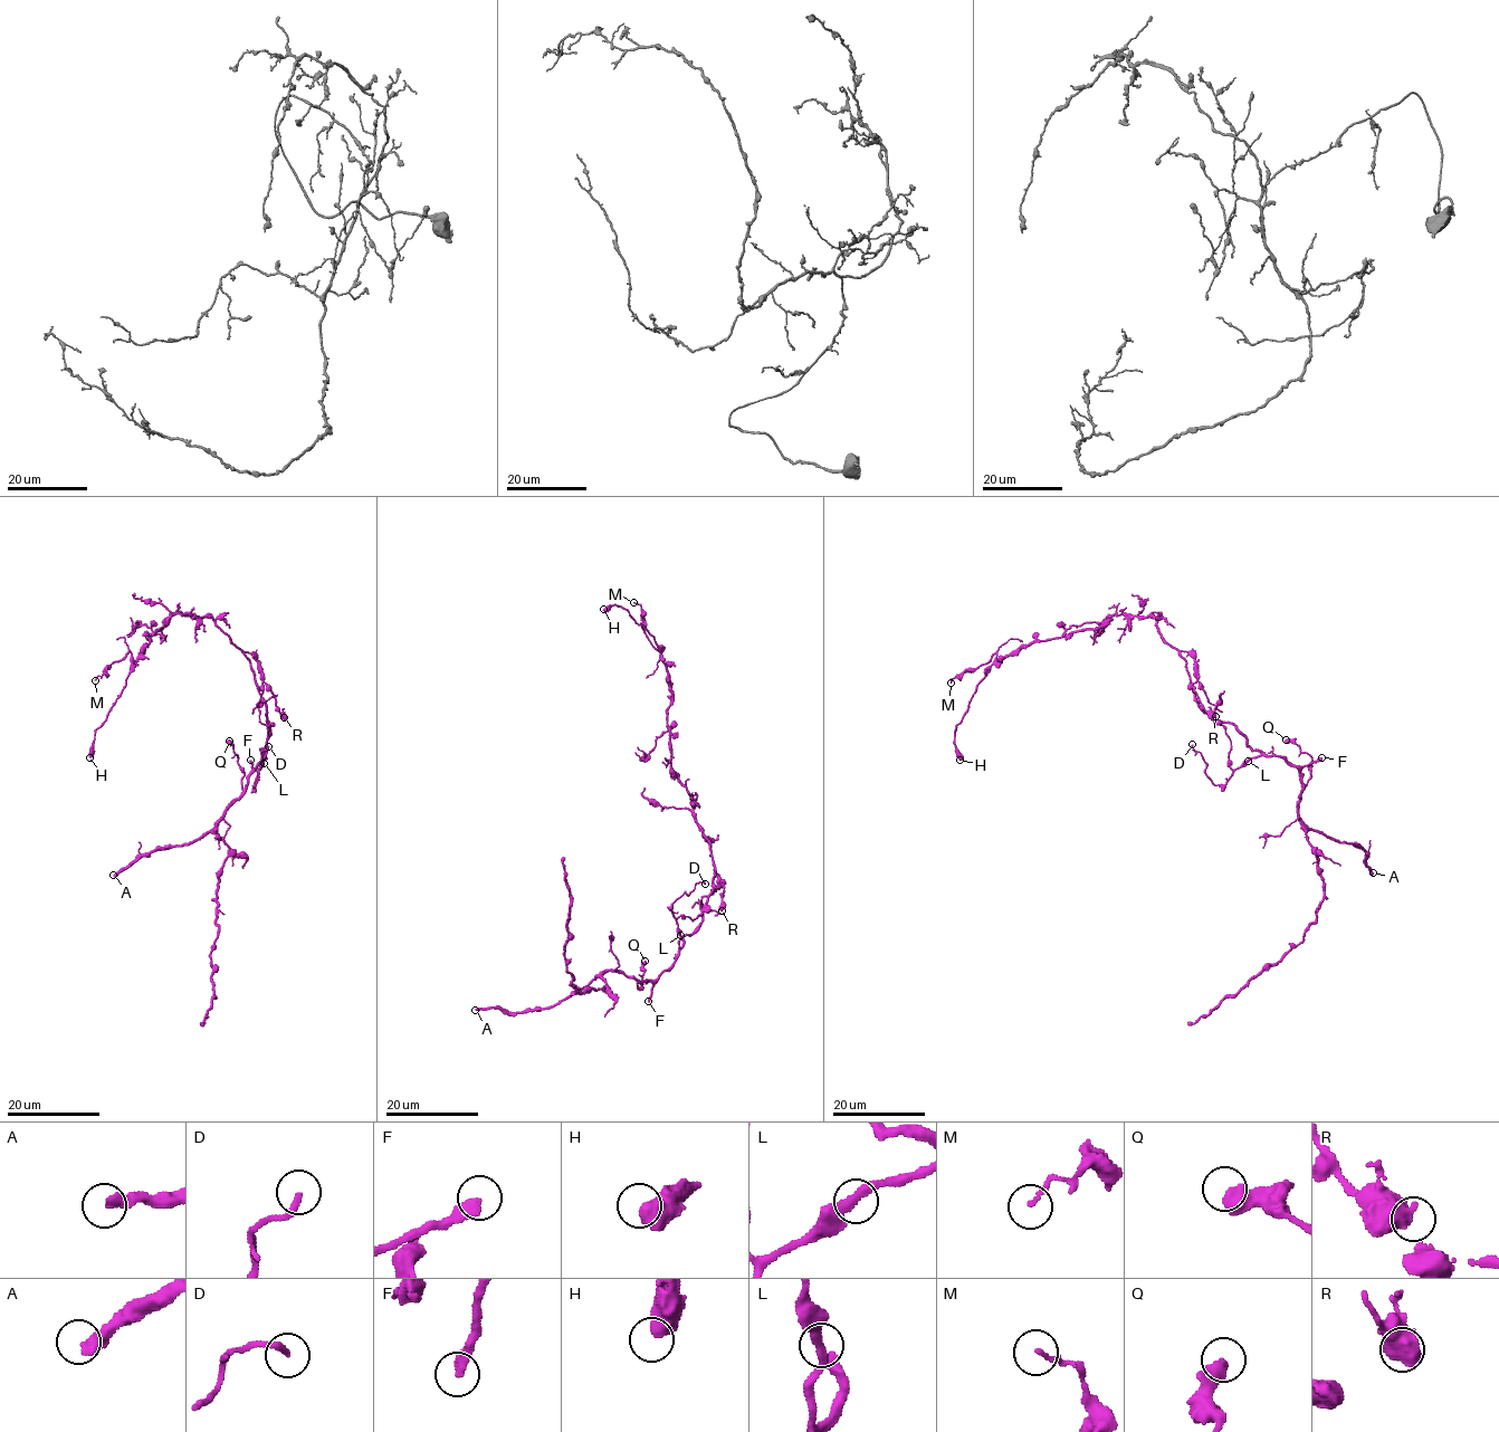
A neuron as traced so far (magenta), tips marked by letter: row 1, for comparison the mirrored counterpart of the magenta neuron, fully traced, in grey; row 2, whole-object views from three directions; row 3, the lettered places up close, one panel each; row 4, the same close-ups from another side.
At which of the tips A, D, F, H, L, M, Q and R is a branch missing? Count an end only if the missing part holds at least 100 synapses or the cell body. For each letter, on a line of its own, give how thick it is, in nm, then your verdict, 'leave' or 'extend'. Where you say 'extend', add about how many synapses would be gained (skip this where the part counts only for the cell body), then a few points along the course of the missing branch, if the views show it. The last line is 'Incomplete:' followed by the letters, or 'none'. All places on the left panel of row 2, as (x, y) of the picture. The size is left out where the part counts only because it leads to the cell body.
A: 400 nm thick; extend; about 200 synapses
D: 200 nm thick; leave
F: 360 nm thick; extend; missing branch runs (250, 760), (229, 674), (168, 647), (146, 660), (196, 738), (247, 737), (298, 677), (303, 632)
H: 600 nm thick; leave
L: 320 nm thick; leave
M: 140 nm thick; leave
Q: 550 nm thick; leave
R: 650 nm thick; leave
Incomplete: A, F

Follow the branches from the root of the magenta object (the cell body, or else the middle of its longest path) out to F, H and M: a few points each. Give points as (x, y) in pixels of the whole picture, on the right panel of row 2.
F: (1212, 718), (1229, 722), (1252, 750), (1278, 755), (1292, 765), (1305, 765), (1321, 757)
H: (1212, 718), (1154, 619), (1113, 614), (1096, 628), (1020, 646), (993, 662), (956, 727), (960, 760)
M: (1212, 718), (1153, 618), (1113, 614), (1000, 661), (993, 654), (951, 683)

